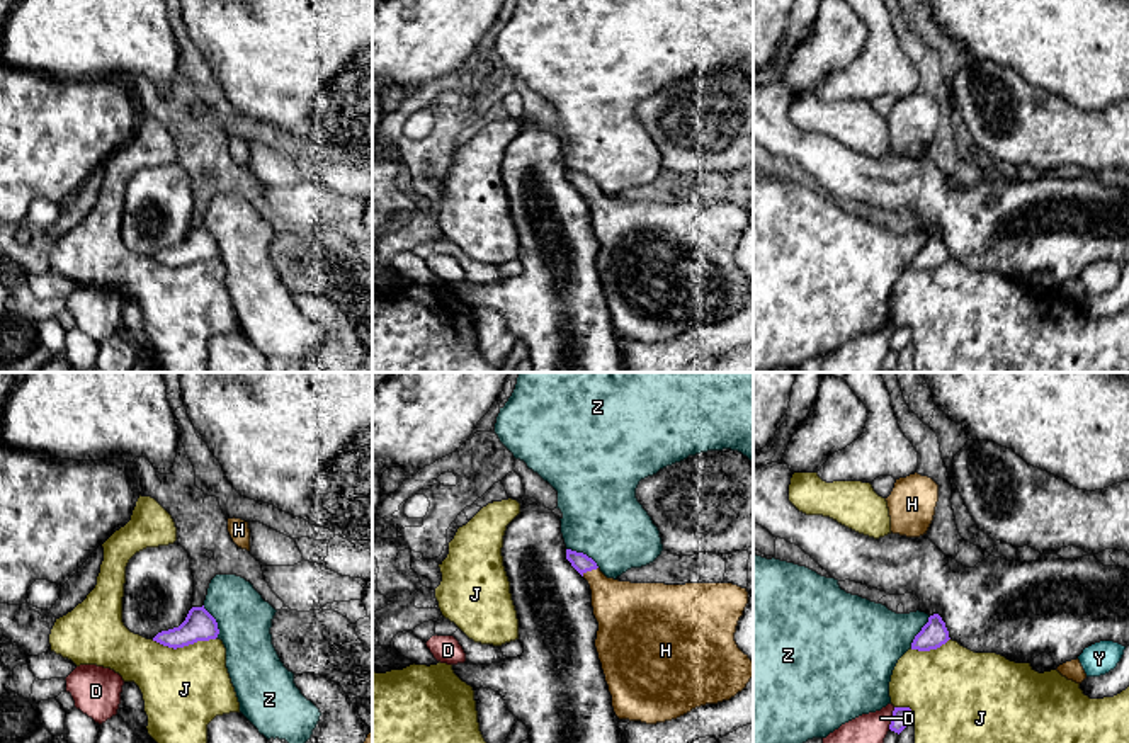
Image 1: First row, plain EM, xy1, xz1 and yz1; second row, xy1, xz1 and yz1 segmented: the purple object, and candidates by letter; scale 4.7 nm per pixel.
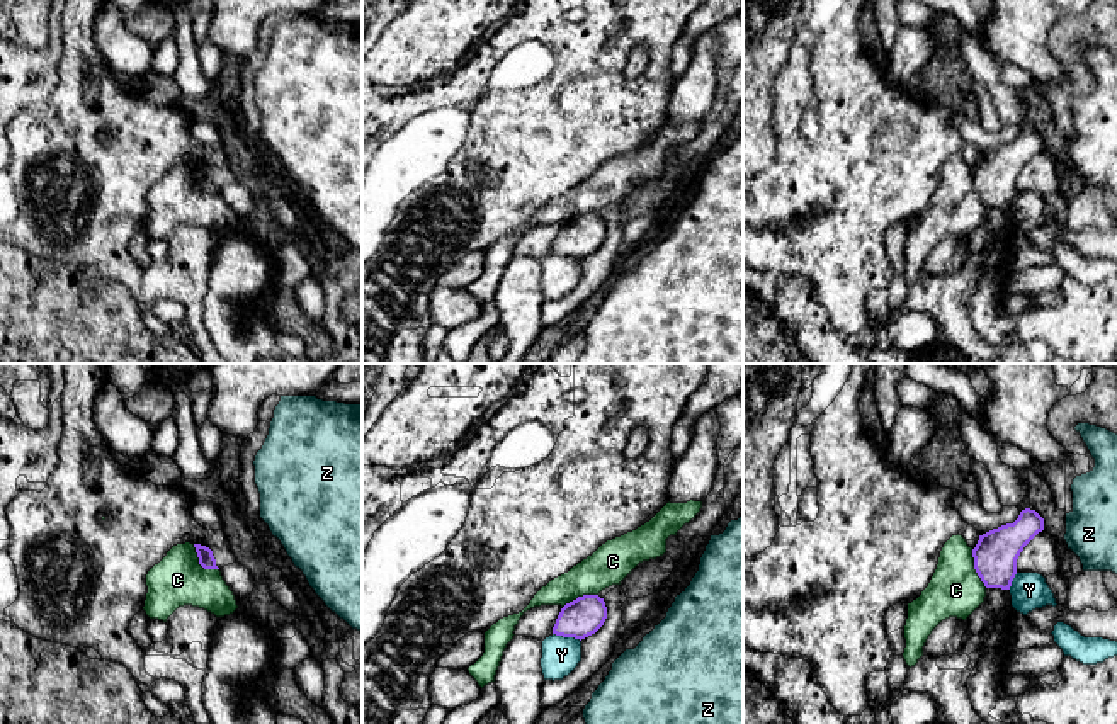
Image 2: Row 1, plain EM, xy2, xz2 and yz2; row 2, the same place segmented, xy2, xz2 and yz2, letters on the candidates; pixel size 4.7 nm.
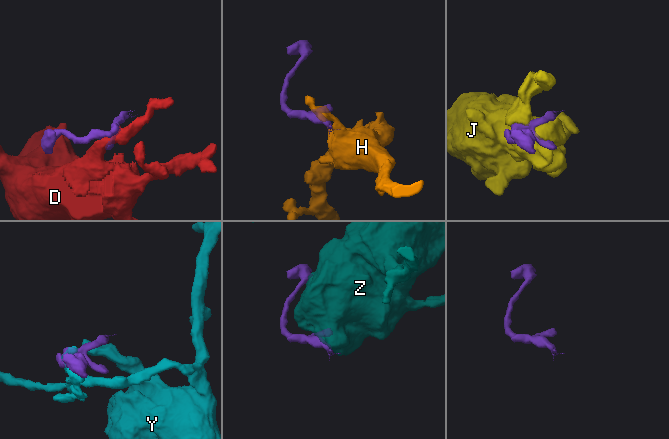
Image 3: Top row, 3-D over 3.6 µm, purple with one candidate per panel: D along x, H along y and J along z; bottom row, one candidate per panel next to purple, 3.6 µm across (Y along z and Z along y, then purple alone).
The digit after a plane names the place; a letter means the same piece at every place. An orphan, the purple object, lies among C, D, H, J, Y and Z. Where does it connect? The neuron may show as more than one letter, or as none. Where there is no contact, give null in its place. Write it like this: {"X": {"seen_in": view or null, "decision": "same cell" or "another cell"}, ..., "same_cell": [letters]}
{"C": {"seen_in": "xy2", "decision": "another cell"}, "D": {"seen_in": "yz1", "decision": "another cell"}, "H": {"seen_in": "xz1", "decision": "same cell"}, "J": {"seen_in": "xy1", "decision": "another cell"}, "Y": {"seen_in": "xz2", "decision": "another cell"}, "Z": {"seen_in": "xz1", "decision": "another cell"}, "same_cell": ["H"]}

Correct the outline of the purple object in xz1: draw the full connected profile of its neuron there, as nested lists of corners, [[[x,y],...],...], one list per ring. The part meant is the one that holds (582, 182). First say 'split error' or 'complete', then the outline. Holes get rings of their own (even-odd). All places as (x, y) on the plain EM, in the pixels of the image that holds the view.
split error; [[[566,168],[566,179],[588,201],[593,235],[599,241],[595,267],[612,326],[619,338],[656,343],[677,338],[695,326],[729,320],[753,296],[753,281],[745,274],[735,252],[748,223],[748,211],[733,202],[631,202],[607,197],[597,182],[583,172]]]

